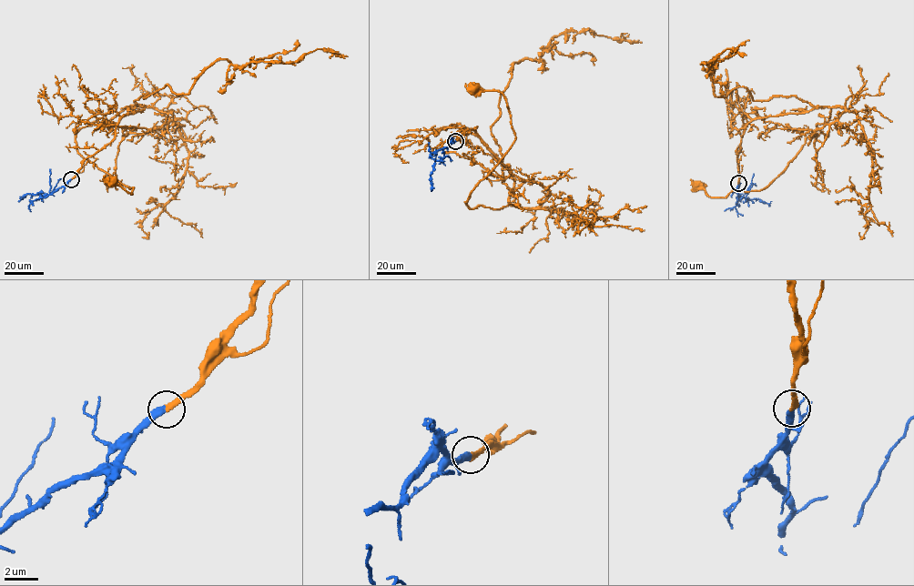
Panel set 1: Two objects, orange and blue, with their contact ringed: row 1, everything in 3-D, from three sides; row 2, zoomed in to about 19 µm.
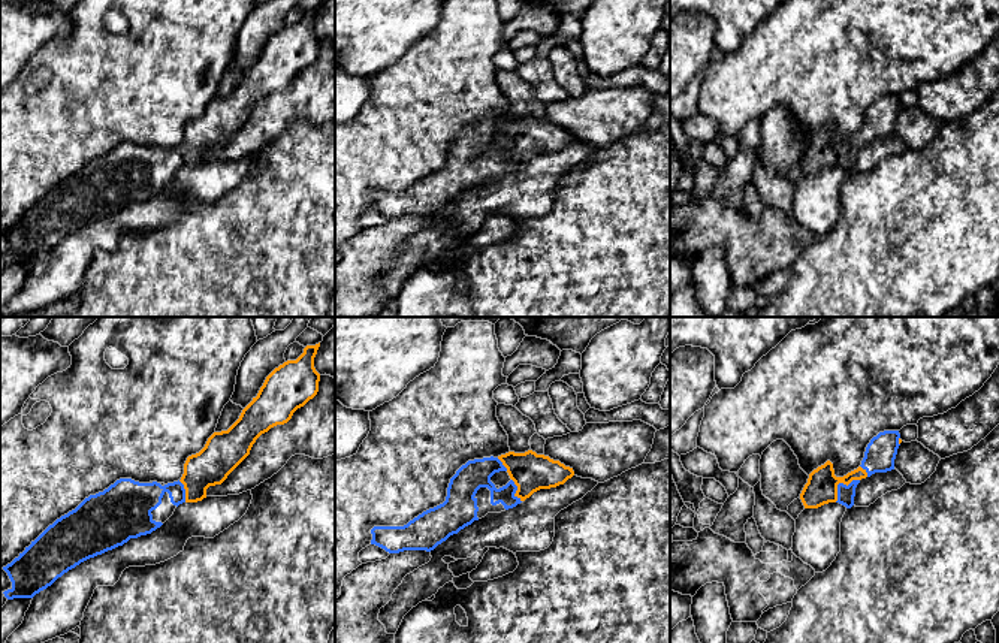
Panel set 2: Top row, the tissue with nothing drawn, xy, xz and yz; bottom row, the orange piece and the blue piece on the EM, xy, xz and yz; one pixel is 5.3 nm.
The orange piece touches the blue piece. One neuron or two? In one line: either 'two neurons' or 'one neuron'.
one neuron

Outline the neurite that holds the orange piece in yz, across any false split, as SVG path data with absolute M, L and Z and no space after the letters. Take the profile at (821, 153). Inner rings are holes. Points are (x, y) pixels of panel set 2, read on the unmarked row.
M884 96L867 109L861 130L846 141L836 142L830 126L814 135L800 159L805 173L818 173L829 167L839 167L851 173L861 144L894 135L900 108L899 96Z

